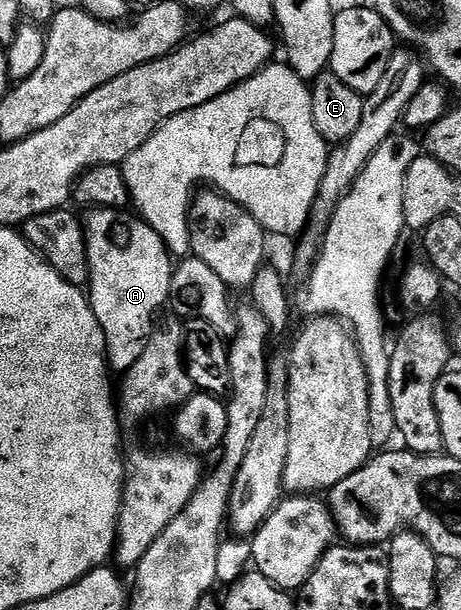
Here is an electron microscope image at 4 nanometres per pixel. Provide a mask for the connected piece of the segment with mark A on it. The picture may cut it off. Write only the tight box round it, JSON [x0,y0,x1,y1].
[83,207,173,374]

